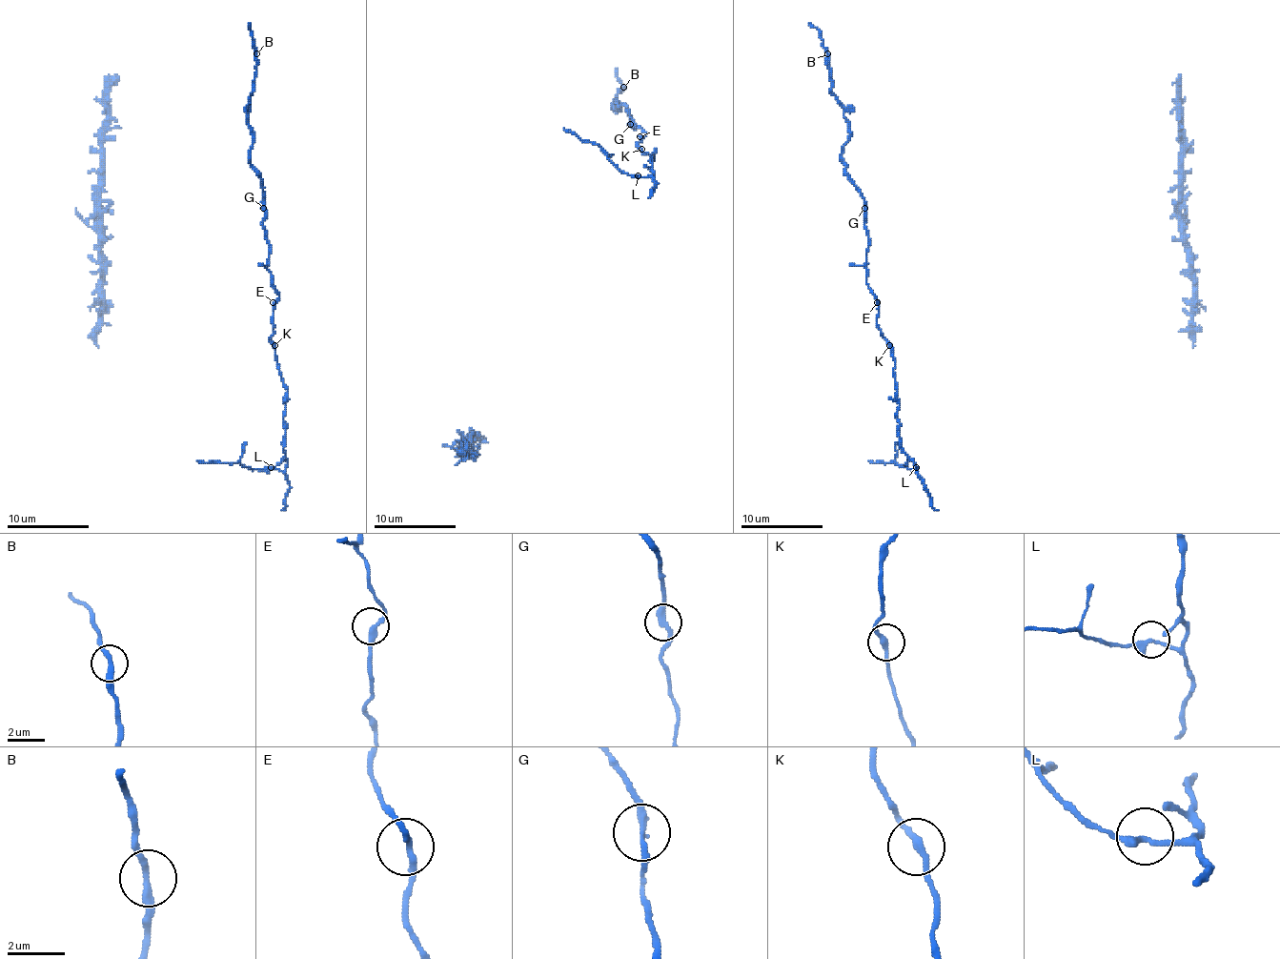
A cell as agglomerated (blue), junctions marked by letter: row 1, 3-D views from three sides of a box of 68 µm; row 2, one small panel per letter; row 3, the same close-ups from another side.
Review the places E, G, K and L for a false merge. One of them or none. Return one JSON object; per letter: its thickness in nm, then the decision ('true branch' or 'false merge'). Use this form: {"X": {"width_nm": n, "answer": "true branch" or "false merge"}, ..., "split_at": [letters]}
{"E": {"width_nm": 240, "answer": "true branch"}, "G": {"width_nm": 240, "answer": "true branch"}, "K": {"width_nm": 240, "answer": "true branch"}, "L": {"width_nm": 240, "answer": "true branch"}, "split_at": []}

